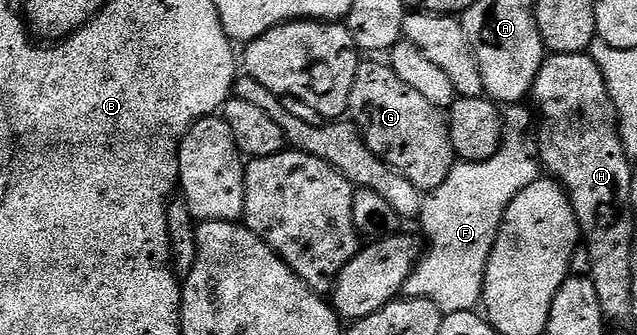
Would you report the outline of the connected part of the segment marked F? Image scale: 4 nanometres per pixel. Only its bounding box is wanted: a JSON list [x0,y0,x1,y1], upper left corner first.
[403,104,542,315]

